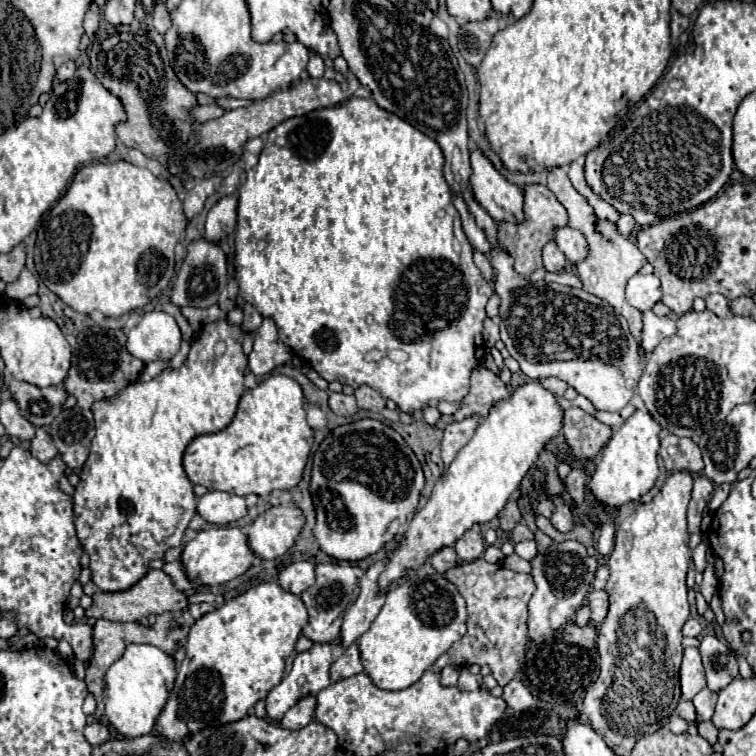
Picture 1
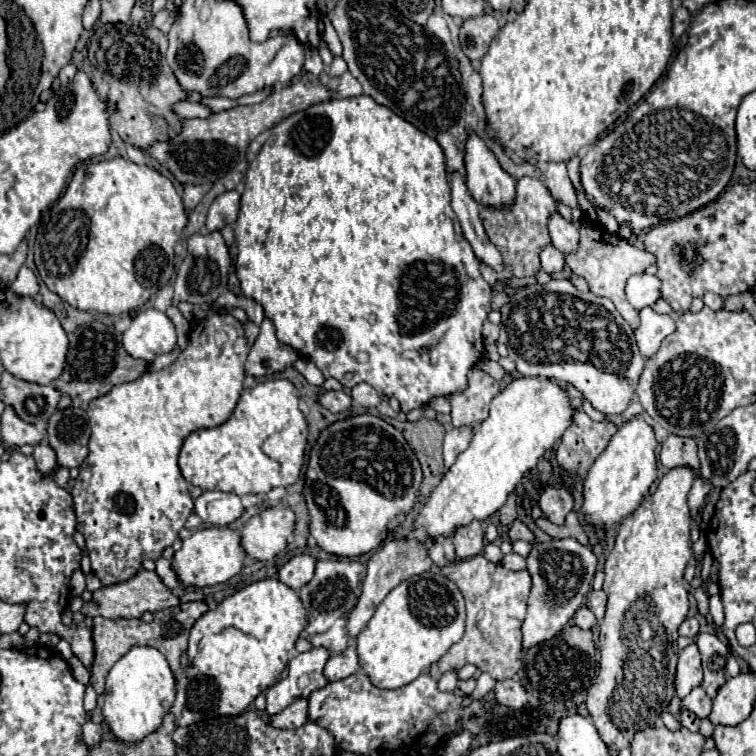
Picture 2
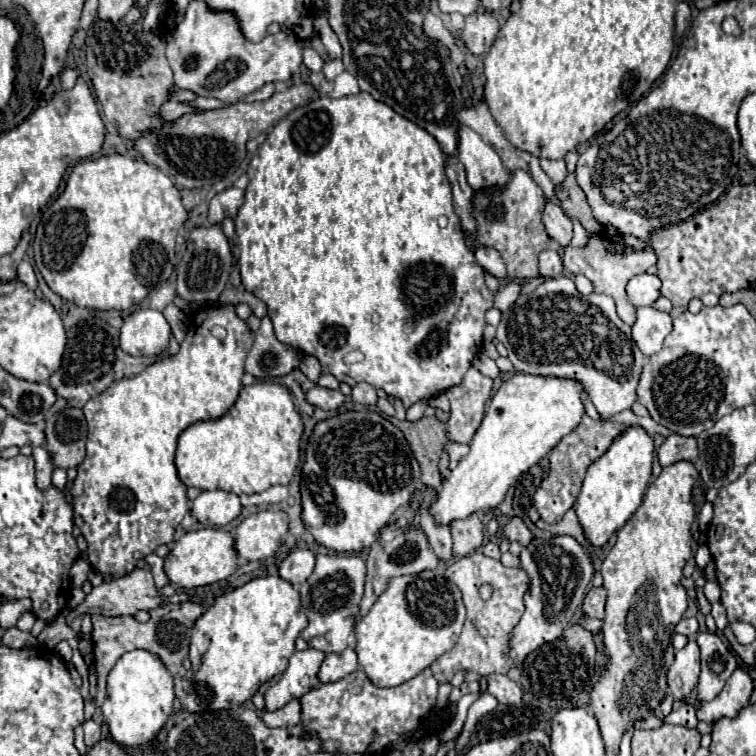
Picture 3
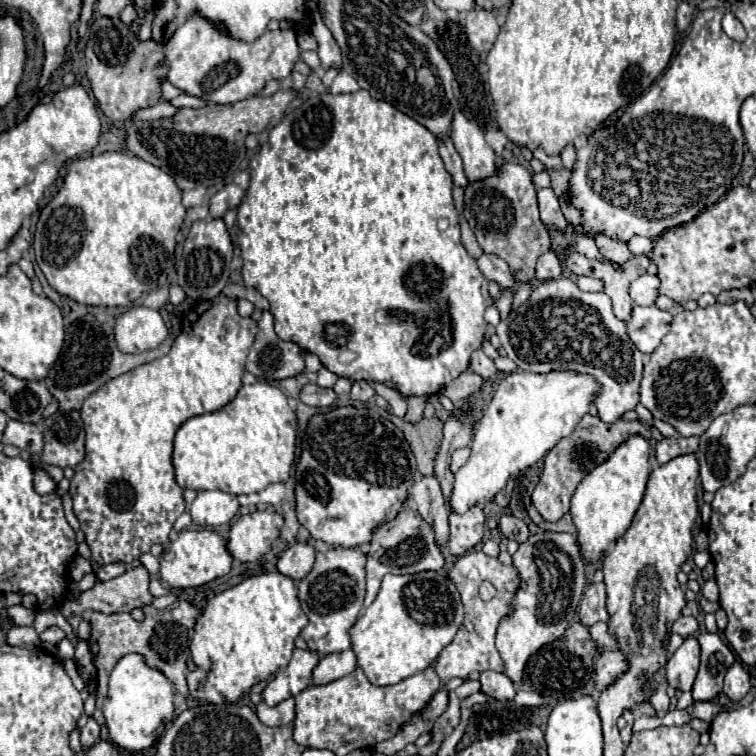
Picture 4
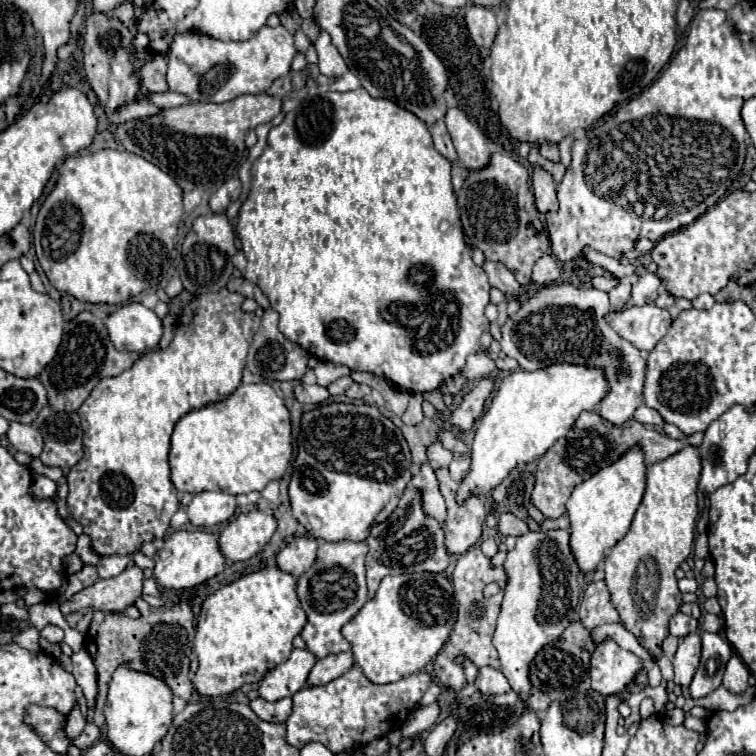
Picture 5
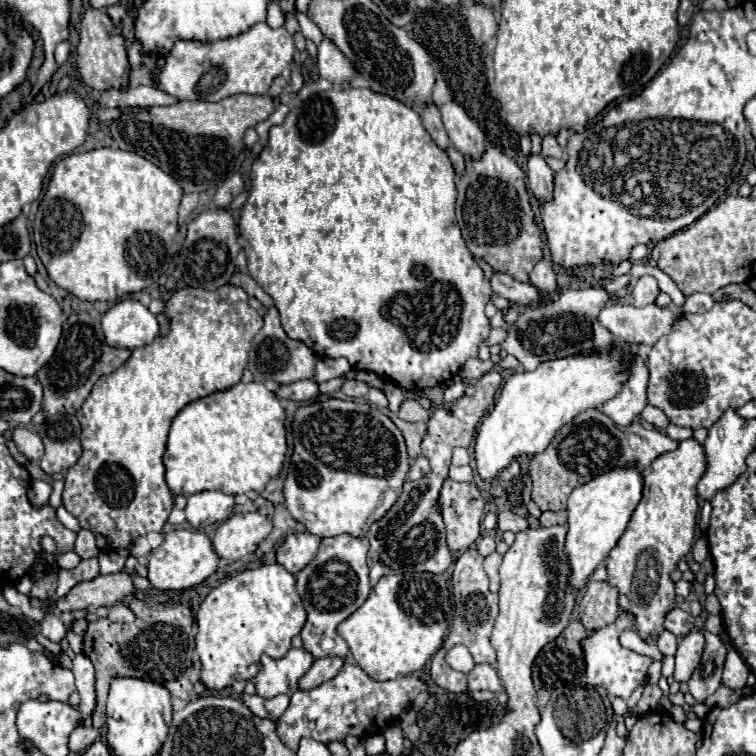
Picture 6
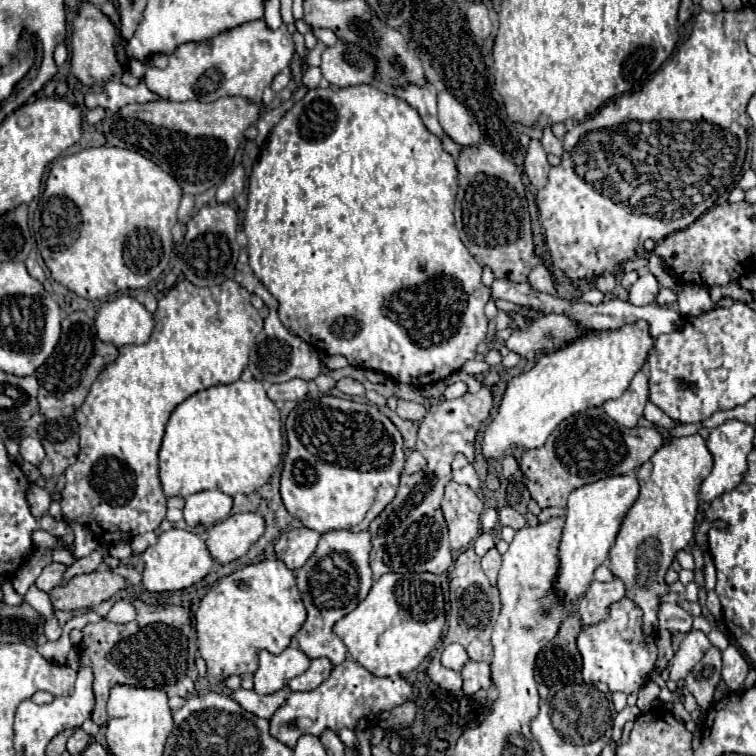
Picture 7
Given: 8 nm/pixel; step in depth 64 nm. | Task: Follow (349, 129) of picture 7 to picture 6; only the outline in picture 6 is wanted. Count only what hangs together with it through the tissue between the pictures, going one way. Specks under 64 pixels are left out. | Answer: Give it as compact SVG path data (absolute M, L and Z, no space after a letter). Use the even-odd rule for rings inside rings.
M346 88L326 90L312 94L298 106L294 106L282 124L270 128L270 140L260 156L252 164L250 192L240 214L240 234L248 240L248 272L268 292L280 312L284 332L304 342L322 358L348 358L352 368L368 370L378 376L388 376L406 390L424 390L450 380L468 358L478 356L478 346L490 334L490 320L484 314L484 306L492 296L490 282L484 280L484 272L466 248L460 236L460 228L454 218L456 186L454 168L448 154L436 146L422 126L420 114L414 108L398 102L396 98L372 92L370 88Z

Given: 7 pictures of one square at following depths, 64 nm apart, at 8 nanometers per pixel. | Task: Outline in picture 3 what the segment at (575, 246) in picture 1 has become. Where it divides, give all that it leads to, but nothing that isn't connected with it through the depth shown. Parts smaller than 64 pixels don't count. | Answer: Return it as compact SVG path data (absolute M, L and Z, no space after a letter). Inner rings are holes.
M546 196L546 204L544 204L542 222L544 222L550 238L556 240L562 248L566 248L570 244L570 240L572 240L572 220L548 196Z

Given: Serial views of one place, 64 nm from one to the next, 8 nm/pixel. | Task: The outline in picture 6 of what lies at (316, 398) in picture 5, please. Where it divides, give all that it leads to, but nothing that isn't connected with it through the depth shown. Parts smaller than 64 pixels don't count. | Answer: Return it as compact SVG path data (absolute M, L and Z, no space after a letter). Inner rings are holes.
M296 380L292 384L280 386L274 396L278 400L296 400L296 402L308 402L318 396L318 384L314 380Z

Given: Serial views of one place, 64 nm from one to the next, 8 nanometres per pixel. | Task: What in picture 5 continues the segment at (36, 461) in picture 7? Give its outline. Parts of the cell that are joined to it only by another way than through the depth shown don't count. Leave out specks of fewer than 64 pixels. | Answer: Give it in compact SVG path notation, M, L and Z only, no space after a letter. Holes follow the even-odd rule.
M10 422L8 428L8 440L12 442L12 446L20 452L26 452L32 458L38 458L42 452L42 436L40 432L30 426L30 424L20 424L20 422Z

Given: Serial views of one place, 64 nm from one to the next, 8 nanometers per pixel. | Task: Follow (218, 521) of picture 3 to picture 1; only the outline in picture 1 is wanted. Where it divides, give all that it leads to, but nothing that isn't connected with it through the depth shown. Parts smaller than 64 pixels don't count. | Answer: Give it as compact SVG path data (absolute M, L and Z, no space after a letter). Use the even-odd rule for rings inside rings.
M208 490L200 500L198 500L198 514L212 524L226 526L230 522L240 520L246 516L246 504L242 496L228 494L228 492L218 492L218 490Z

